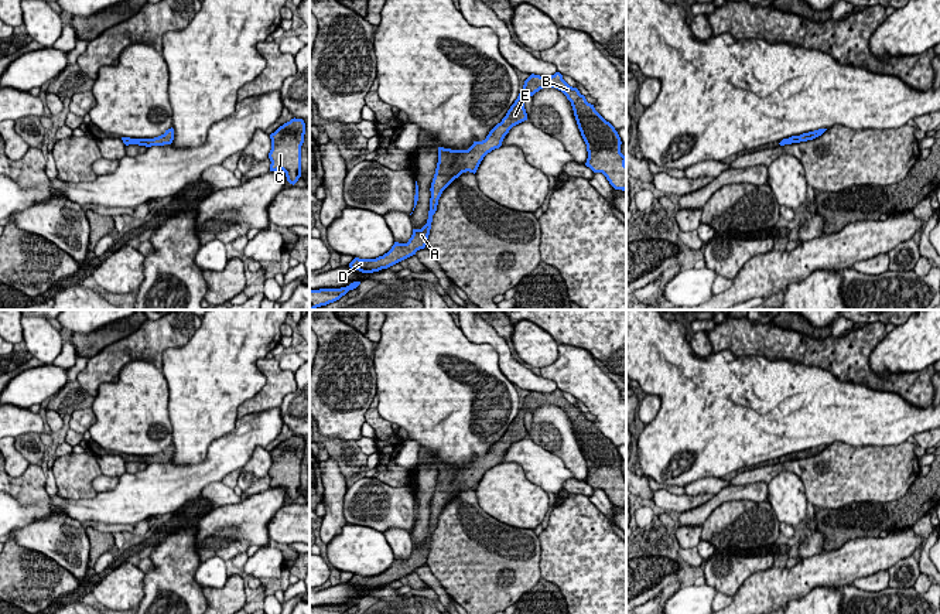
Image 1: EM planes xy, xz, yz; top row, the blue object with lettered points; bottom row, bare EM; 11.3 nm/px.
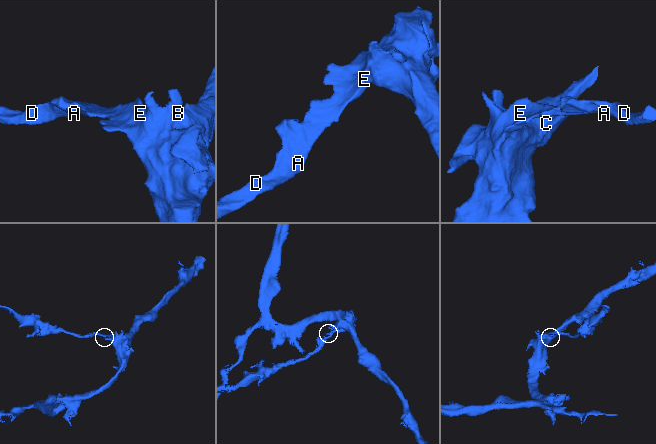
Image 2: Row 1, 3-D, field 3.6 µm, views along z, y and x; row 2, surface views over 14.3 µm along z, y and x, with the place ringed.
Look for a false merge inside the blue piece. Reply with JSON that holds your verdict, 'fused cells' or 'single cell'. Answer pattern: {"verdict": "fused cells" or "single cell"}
{"verdict": "single cell"}

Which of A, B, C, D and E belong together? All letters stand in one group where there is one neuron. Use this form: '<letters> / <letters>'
A B C D E

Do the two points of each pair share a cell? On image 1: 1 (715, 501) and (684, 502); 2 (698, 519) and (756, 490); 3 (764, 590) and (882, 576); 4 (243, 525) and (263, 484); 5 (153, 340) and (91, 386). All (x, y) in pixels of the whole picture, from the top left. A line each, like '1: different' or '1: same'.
1: different
2: same
3: different
4: different
5: same

